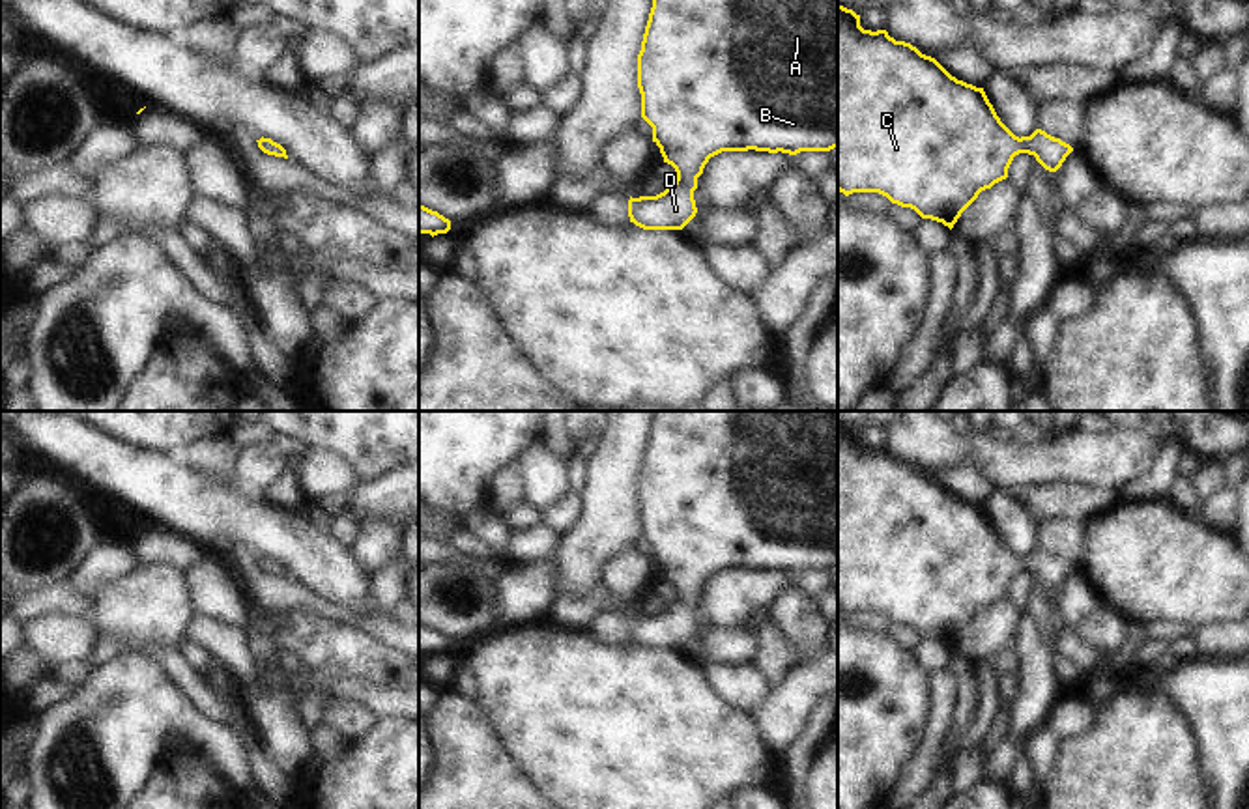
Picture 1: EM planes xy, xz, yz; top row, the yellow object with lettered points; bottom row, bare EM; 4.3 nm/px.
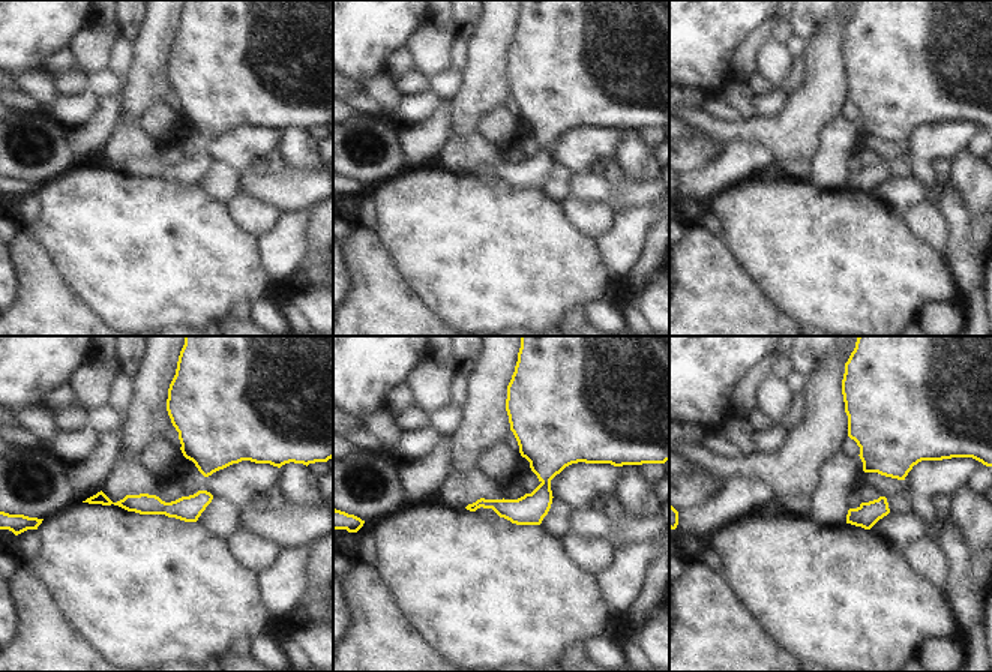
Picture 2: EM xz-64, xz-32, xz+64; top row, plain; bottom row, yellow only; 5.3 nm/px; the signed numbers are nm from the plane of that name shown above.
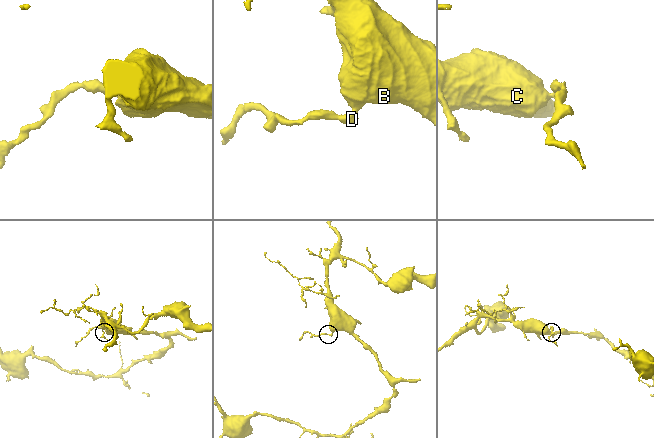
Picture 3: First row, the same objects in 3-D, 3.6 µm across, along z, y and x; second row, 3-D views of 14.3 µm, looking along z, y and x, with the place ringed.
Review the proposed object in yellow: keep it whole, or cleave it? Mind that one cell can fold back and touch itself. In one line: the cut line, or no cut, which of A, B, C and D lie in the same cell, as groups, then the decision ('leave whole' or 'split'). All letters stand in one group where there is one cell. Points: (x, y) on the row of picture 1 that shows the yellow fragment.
cut none; groups A B C D; leave whole

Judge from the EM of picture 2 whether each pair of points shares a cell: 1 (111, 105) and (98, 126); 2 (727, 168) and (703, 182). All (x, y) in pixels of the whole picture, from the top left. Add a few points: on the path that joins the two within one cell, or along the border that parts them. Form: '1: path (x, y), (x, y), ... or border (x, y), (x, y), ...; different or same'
1: path (108, 110), (102, 122); same
2: path (721, 174), (709, 182); same

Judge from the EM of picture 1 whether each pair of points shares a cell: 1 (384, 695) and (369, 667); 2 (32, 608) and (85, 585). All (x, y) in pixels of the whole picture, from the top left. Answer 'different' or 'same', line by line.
1: different
2: different

